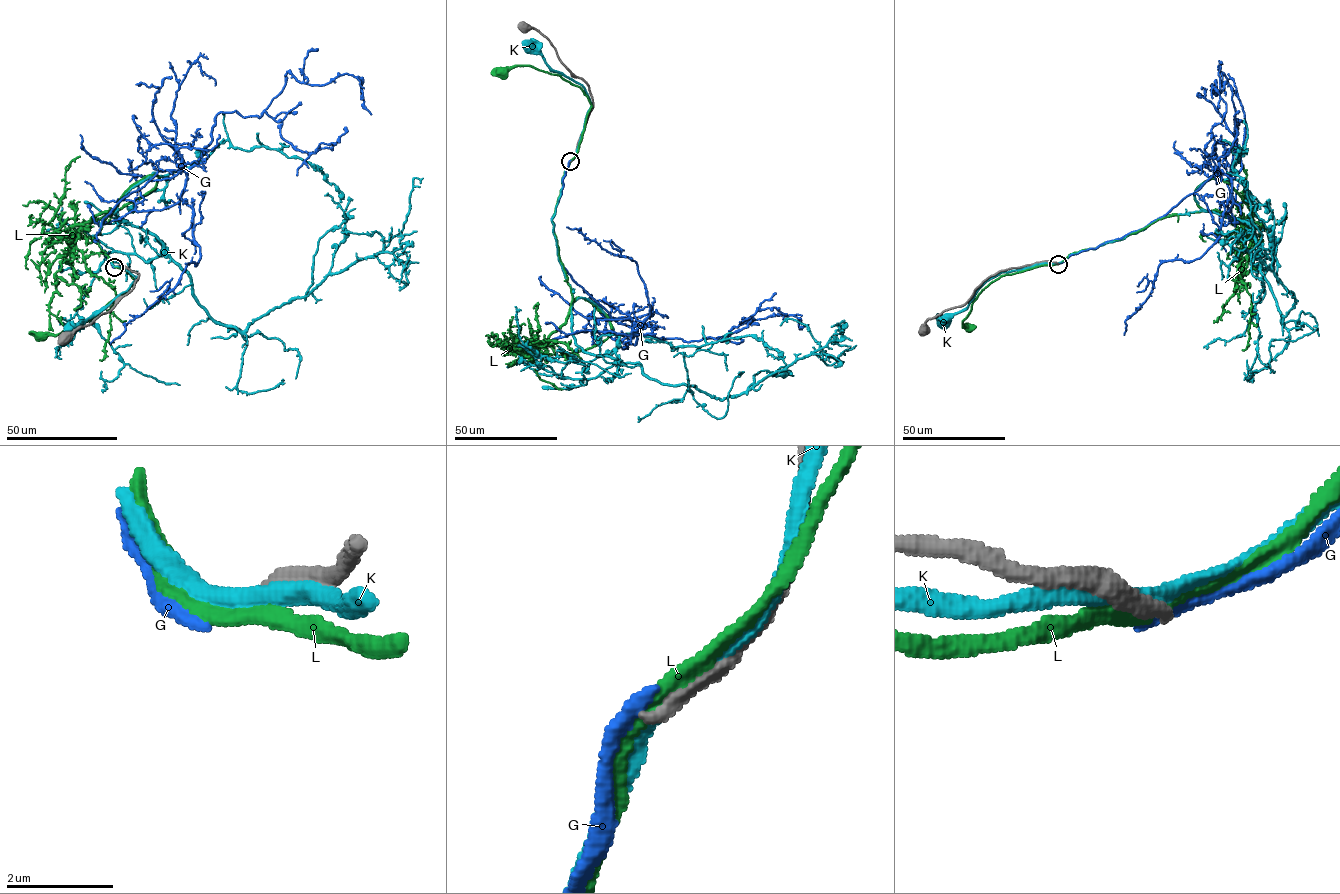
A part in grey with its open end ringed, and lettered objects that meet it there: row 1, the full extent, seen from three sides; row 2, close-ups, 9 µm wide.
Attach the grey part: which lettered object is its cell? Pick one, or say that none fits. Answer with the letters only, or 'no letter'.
no letter

